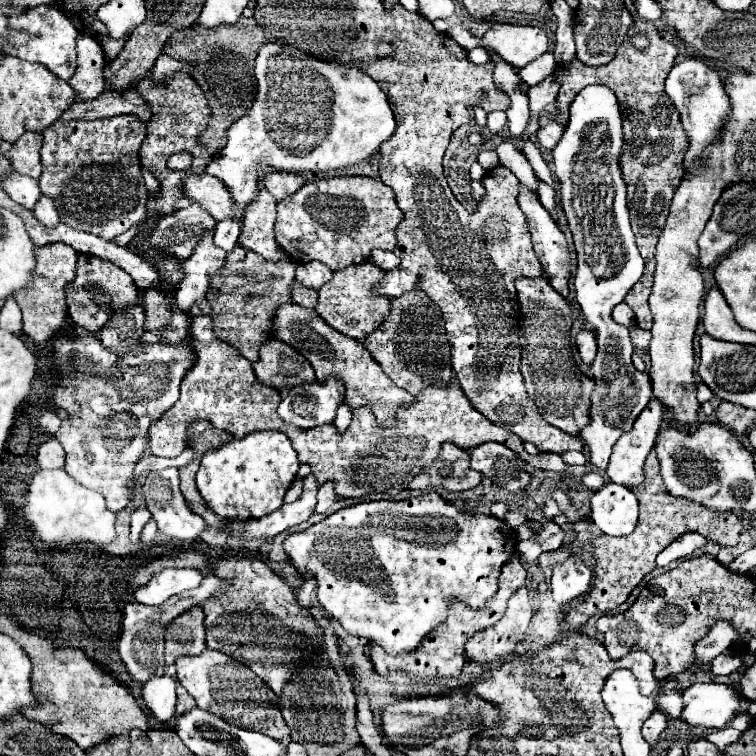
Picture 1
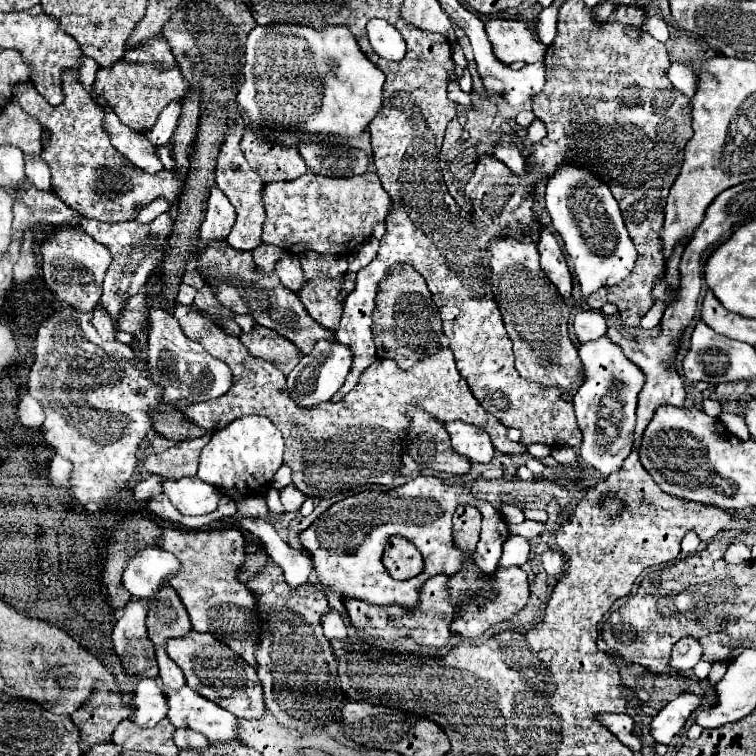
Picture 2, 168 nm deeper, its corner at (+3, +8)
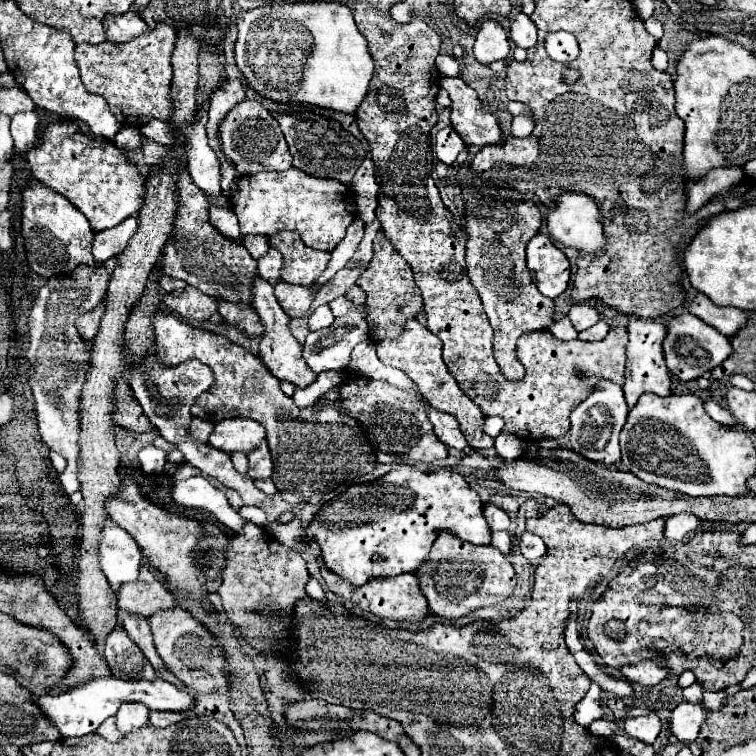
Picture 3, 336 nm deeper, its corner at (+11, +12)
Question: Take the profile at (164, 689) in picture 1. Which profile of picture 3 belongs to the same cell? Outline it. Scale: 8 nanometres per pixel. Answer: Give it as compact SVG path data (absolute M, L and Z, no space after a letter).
M129 702L119 708L115 718L117 718L117 728L123 734L129 734L129 732L135 732L141 726L149 724L149 708L141 702Z

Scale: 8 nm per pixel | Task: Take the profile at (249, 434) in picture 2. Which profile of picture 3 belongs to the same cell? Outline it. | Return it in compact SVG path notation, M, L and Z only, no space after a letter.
M227 418L215 424L215 430L209 436L209 446L229 456L235 452L249 456L265 442L265 438L265 428L259 422L251 418Z

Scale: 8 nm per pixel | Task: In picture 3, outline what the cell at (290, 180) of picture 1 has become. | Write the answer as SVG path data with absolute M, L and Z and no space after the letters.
M243 100L241 104L237 104L237 108L233 108L233 112L229 112L225 124L221 124L221 142L225 154L233 160L233 164L237 164L237 170L243 176L251 176L263 170L279 172L291 168L289 146L277 120L255 100Z

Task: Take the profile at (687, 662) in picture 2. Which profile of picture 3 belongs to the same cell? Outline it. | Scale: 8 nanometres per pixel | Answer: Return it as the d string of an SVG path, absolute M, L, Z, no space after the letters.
M665 658L661 660L643 660L641 664L627 664L621 668L621 674L627 676L631 682L637 682L641 686L653 686L659 684L667 674L669 668L665 666Z

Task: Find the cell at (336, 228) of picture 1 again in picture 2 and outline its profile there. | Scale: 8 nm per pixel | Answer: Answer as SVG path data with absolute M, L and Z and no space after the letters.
M307 172L291 182L265 184L263 204L265 224L261 240L265 244L279 246L295 256L307 250L347 256L373 234L377 222L385 220L391 198L373 172L353 178L327 178Z

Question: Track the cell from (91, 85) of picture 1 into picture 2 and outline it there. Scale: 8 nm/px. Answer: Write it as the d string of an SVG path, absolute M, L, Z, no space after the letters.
M73 70L63 74L63 92L65 100L59 106L45 102L31 84L17 84L13 96L21 108L25 108L25 112L35 116L49 130L49 146L43 148L41 158L51 168L51 188L69 208L81 212L81 216L101 222L125 222L133 220L137 212L141 212L141 208L155 198L175 202L175 198L181 194L183 180L179 180L171 170L163 170L157 176L147 174L117 152L103 130L101 108L77 82Z

